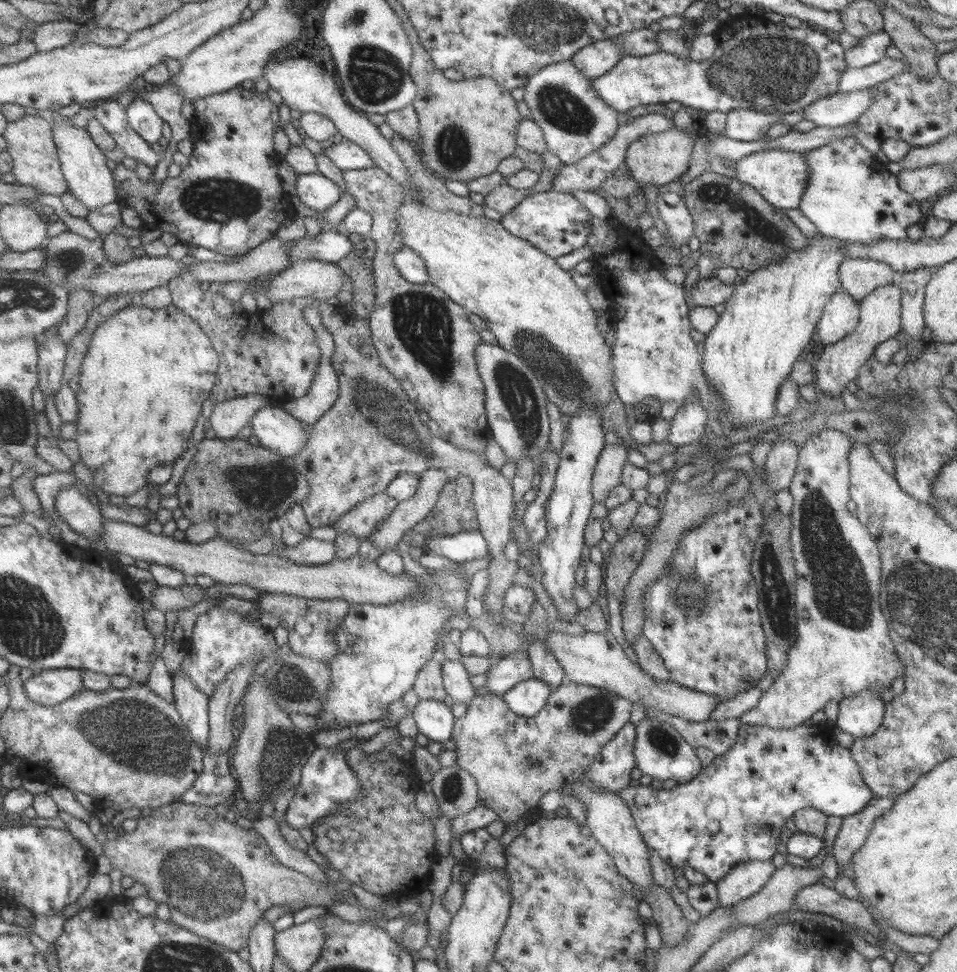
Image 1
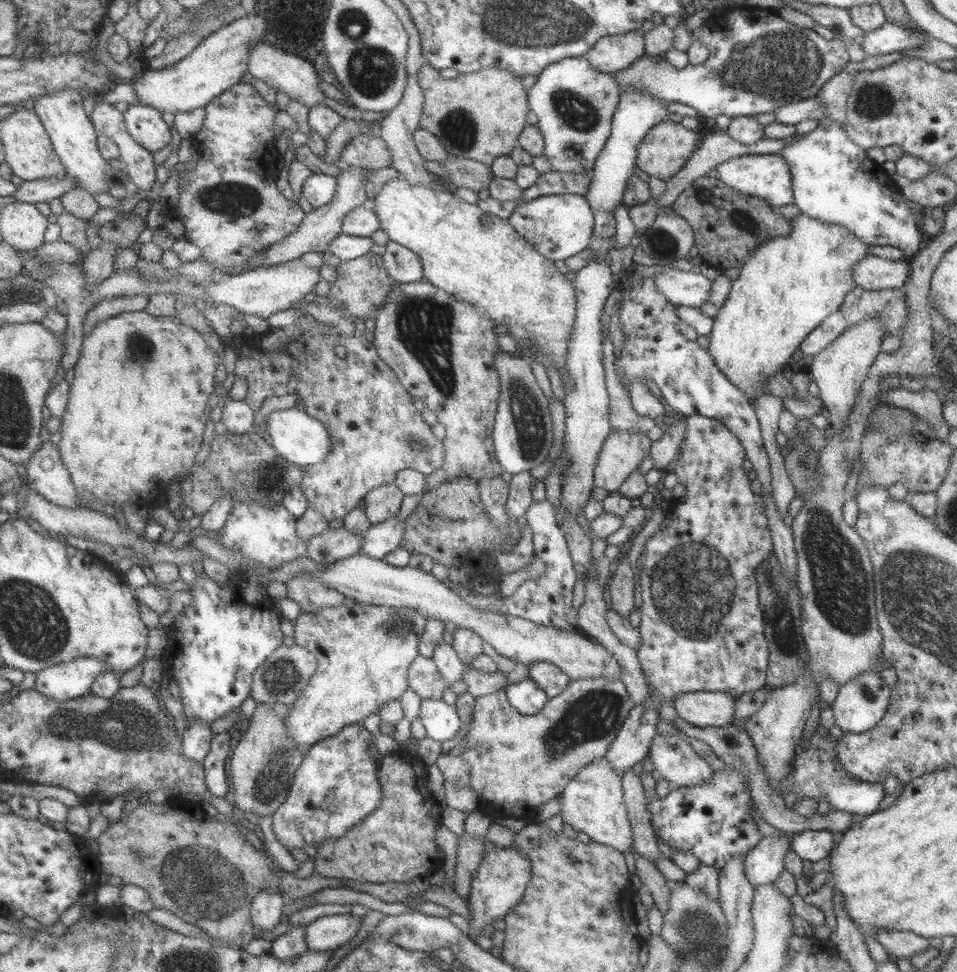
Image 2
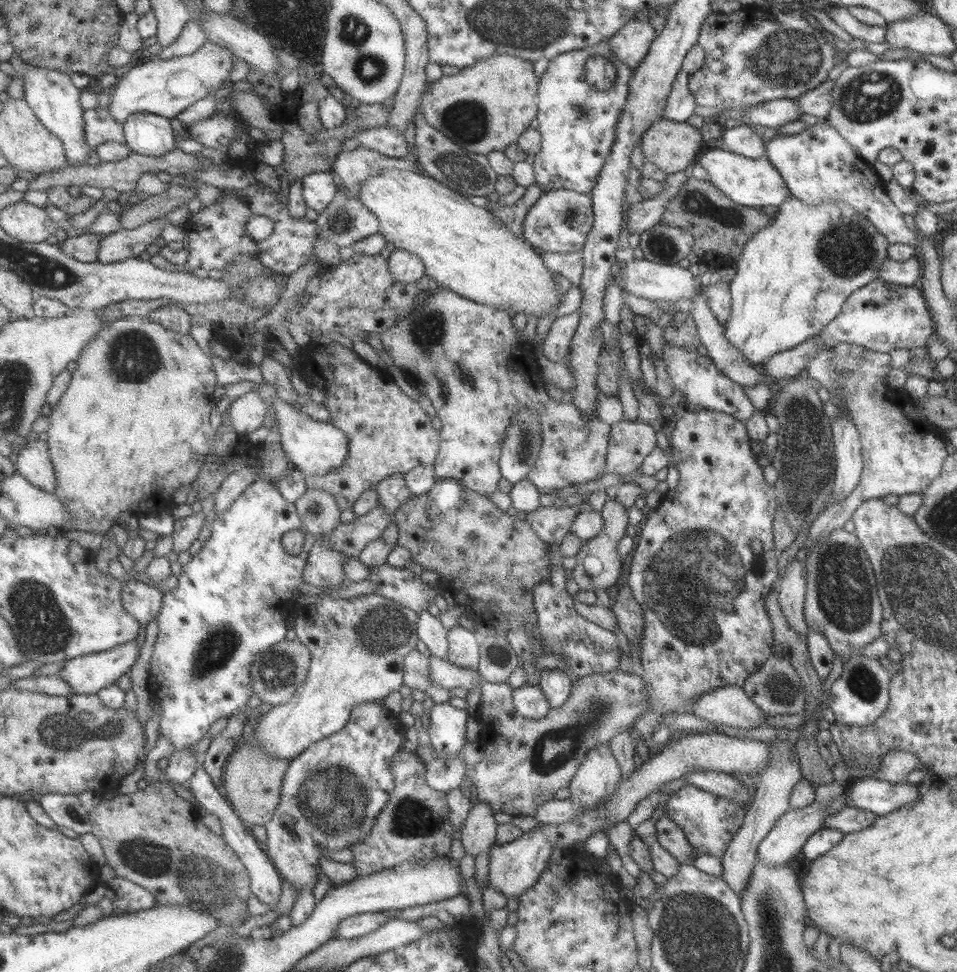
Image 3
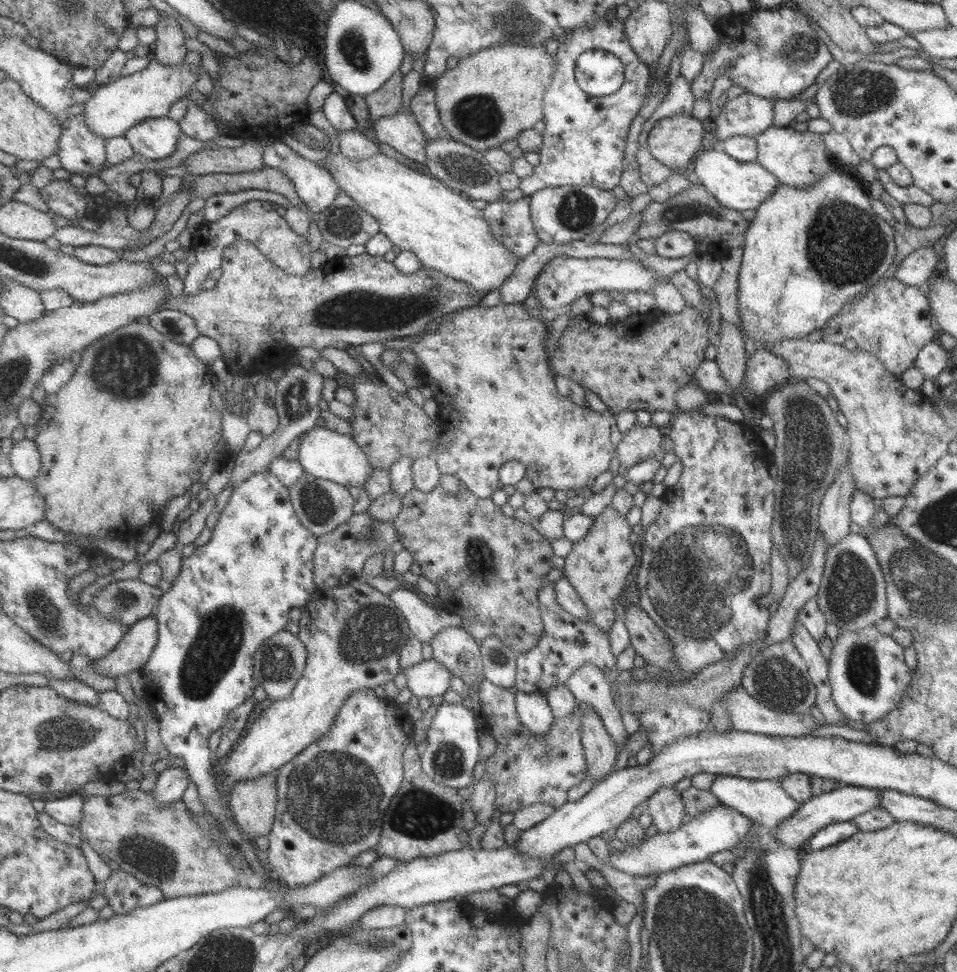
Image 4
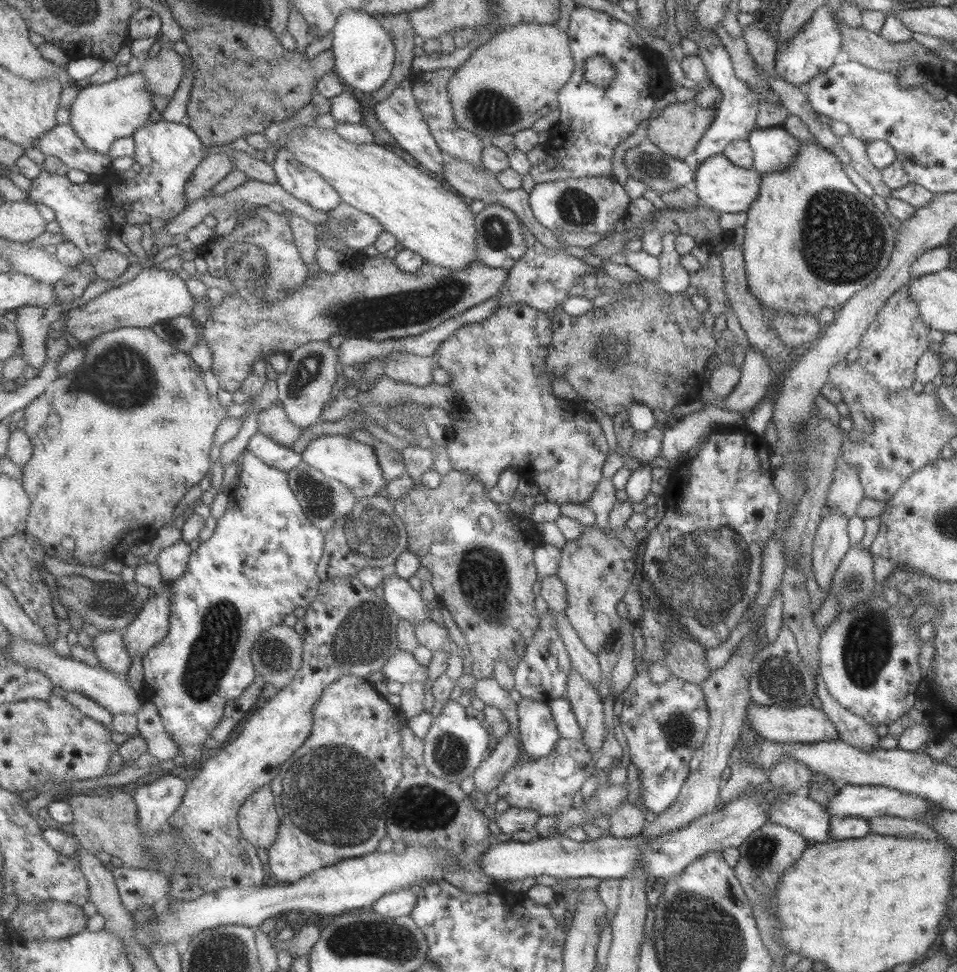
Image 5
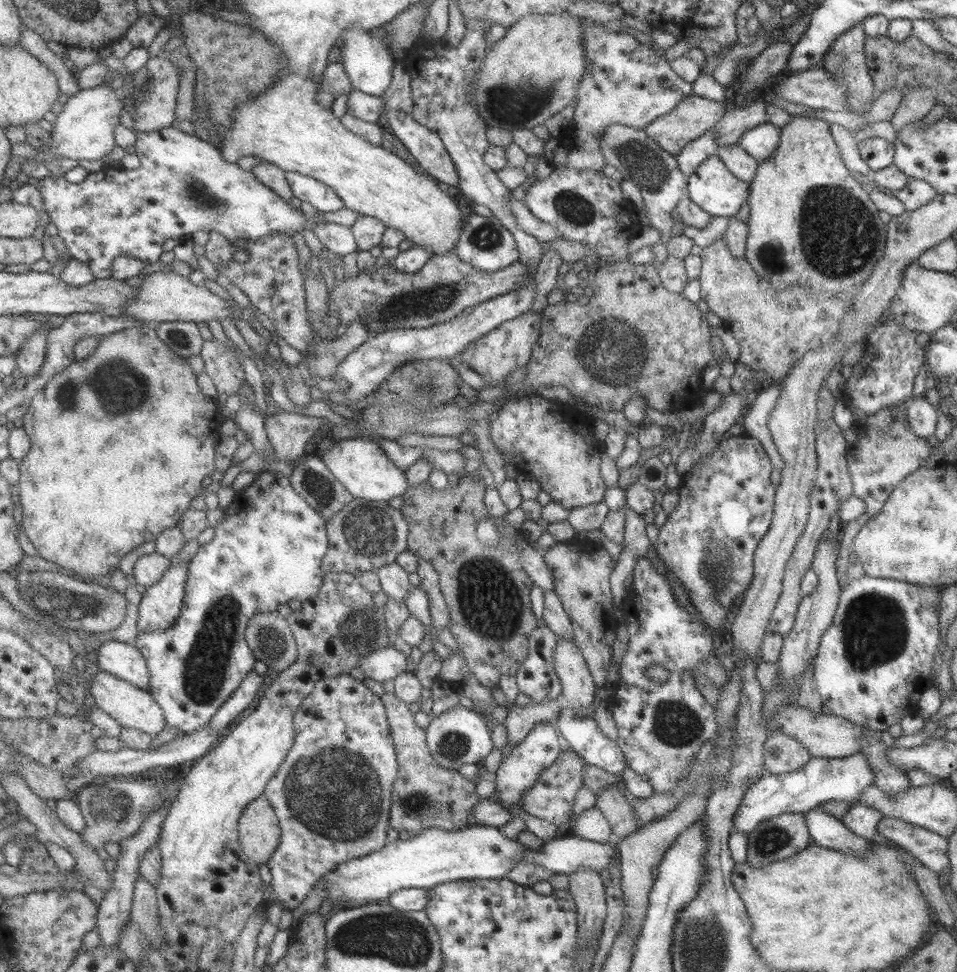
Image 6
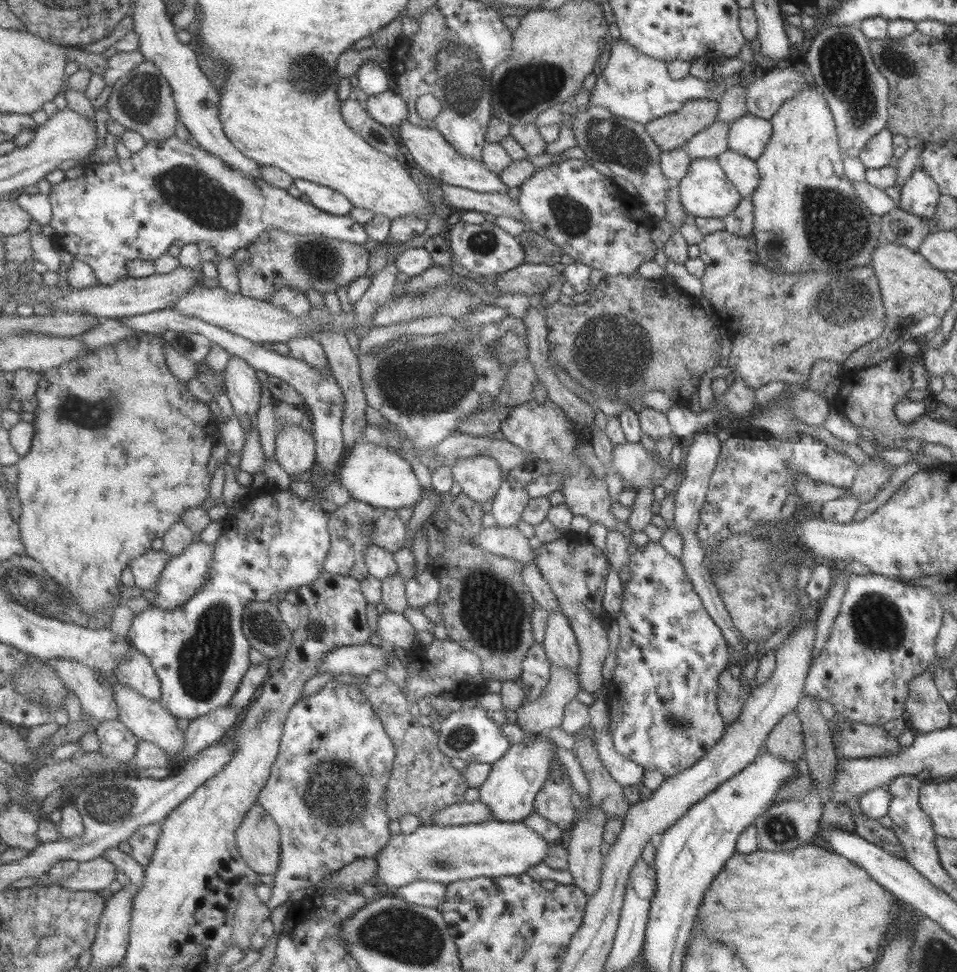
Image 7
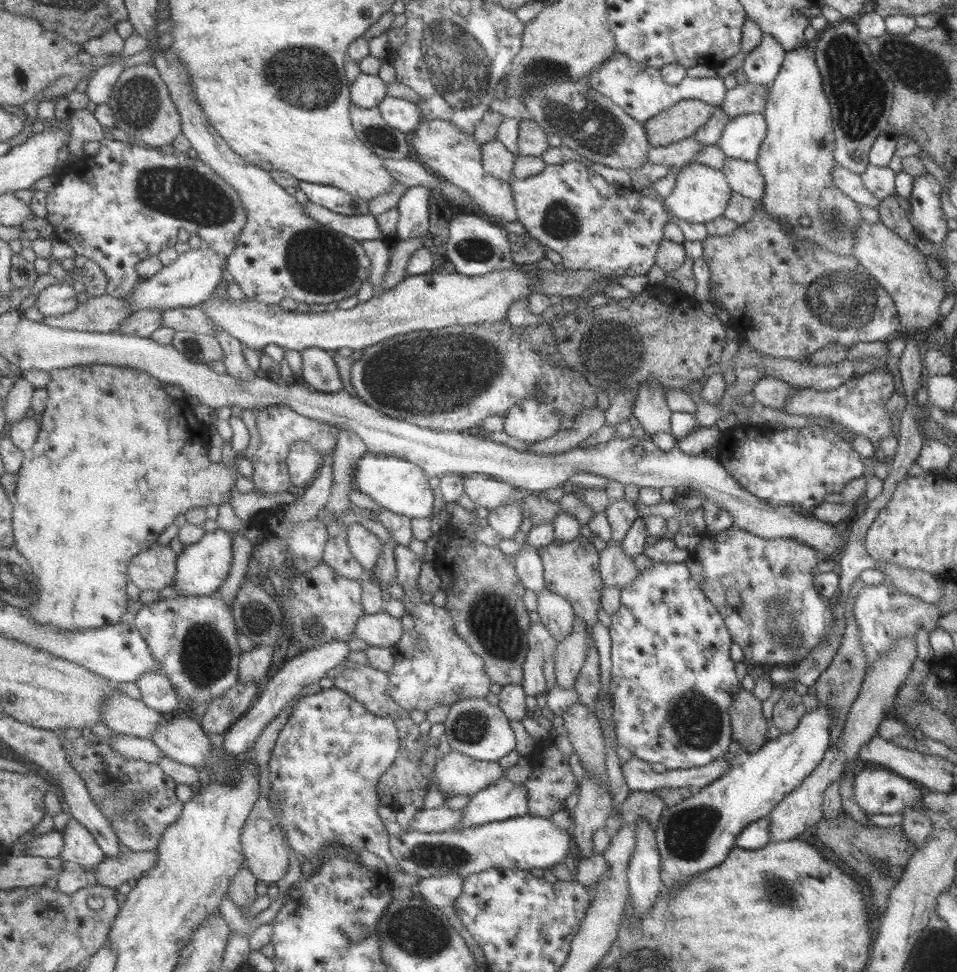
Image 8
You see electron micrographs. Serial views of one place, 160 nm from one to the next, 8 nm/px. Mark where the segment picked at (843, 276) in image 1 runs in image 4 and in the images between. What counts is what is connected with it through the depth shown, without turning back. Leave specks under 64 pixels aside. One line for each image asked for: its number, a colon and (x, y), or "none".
2: (872, 273)
3: (907, 273)
4: (916, 269)

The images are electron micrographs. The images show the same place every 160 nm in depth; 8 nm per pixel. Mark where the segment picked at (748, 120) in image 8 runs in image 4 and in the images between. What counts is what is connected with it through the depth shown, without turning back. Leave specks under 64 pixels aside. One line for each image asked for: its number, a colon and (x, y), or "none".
4: (799, 159)
5: (773, 149)
6: (760, 141)
7: (747, 135)

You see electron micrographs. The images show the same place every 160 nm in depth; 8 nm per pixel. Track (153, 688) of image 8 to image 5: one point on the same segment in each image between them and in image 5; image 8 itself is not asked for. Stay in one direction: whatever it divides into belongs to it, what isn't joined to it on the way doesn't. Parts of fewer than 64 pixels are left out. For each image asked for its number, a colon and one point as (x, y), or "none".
5: (111, 649)
6: (125, 661)
7: (139, 673)

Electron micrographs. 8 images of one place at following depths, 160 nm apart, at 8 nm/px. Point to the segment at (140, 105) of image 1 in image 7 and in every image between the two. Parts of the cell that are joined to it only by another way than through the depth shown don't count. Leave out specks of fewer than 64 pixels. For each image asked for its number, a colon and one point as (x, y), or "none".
2: (146, 123)
3: (146, 133)
4: (156, 138)
5: (168, 152)
6: (183, 185)
7: (132, 208)

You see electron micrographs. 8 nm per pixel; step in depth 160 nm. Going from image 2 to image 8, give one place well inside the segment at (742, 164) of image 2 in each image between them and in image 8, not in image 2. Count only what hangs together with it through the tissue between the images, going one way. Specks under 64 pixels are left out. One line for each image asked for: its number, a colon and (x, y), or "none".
3: (750, 182)
4: (737, 185)
5: (724, 187)
6: (712, 187)
7: (705, 192)
8: (701, 193)

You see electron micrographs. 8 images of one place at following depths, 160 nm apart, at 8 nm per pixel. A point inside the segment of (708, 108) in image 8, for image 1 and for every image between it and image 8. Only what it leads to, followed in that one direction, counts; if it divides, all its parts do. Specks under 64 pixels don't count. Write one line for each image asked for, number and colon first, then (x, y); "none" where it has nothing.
1: (657, 159)
2: (664, 149)
3: (671, 146)
4: (674, 141)
5: (676, 130)
6: (693, 115)
7: (670, 131)

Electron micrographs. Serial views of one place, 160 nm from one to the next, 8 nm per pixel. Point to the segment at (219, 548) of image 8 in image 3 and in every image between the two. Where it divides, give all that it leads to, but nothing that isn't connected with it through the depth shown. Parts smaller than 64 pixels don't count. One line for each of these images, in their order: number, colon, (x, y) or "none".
3: (87, 675)
4: (134, 651)
5: (152, 625)
6: (161, 606)
7: (185, 574)

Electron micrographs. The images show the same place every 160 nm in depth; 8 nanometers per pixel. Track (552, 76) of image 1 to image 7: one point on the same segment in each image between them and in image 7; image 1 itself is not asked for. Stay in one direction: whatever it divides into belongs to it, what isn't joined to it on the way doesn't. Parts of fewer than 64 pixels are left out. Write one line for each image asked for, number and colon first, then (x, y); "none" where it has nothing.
2: (573, 103)
3: (576, 120)
4: (583, 138)
5: (591, 120)
6: (624, 82)
7: (632, 85)

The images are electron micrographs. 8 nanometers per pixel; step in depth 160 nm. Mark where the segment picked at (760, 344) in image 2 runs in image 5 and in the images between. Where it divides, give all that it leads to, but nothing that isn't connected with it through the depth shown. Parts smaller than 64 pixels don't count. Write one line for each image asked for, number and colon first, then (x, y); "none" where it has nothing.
3: (793, 276)
4: (807, 251)
5: (812, 241)

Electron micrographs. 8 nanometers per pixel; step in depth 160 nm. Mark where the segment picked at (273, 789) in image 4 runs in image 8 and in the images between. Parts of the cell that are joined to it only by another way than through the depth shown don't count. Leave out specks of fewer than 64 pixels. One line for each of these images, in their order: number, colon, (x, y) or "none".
5: (258, 820)
6: (259, 833)
7: (258, 838)
8: (266, 859)

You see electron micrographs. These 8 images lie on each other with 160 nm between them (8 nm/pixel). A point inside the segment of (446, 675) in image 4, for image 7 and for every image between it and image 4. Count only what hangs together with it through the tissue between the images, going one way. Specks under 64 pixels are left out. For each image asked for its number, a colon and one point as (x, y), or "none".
5: (401, 667)
6: (385, 664)
7: (362, 659)

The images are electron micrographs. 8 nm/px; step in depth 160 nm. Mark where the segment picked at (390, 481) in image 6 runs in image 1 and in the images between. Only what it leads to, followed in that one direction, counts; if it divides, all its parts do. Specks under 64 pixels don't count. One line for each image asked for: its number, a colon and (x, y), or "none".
1: (275, 429)
2: (299, 438)
3: (315, 447)
4: (323, 453)
5: (339, 457)

